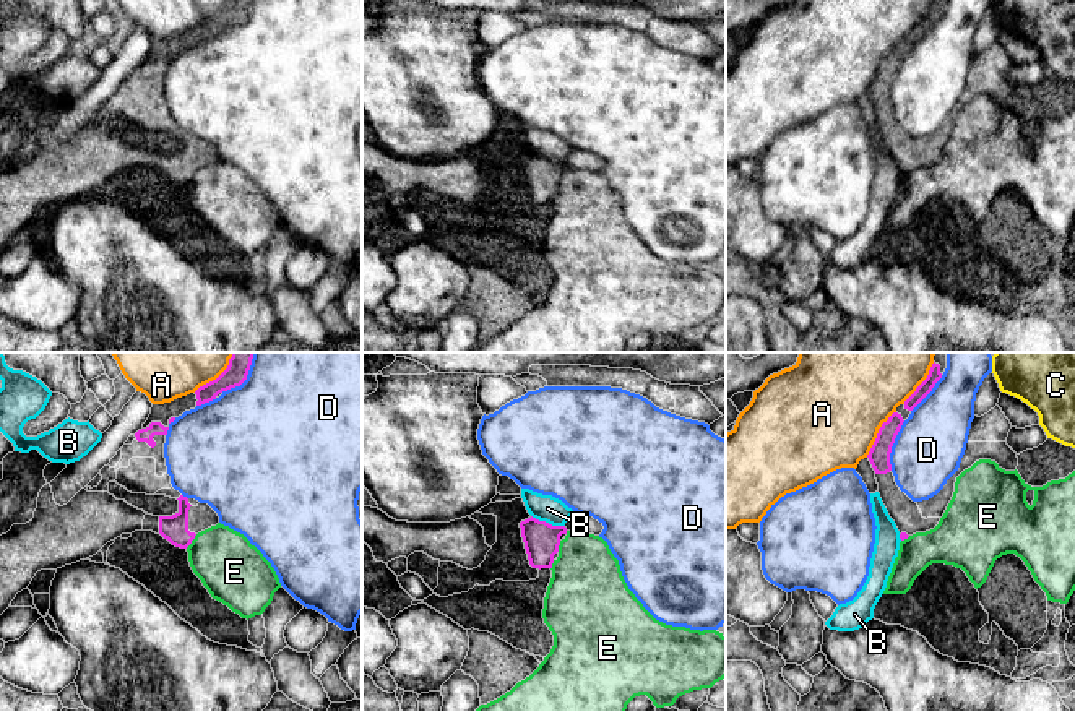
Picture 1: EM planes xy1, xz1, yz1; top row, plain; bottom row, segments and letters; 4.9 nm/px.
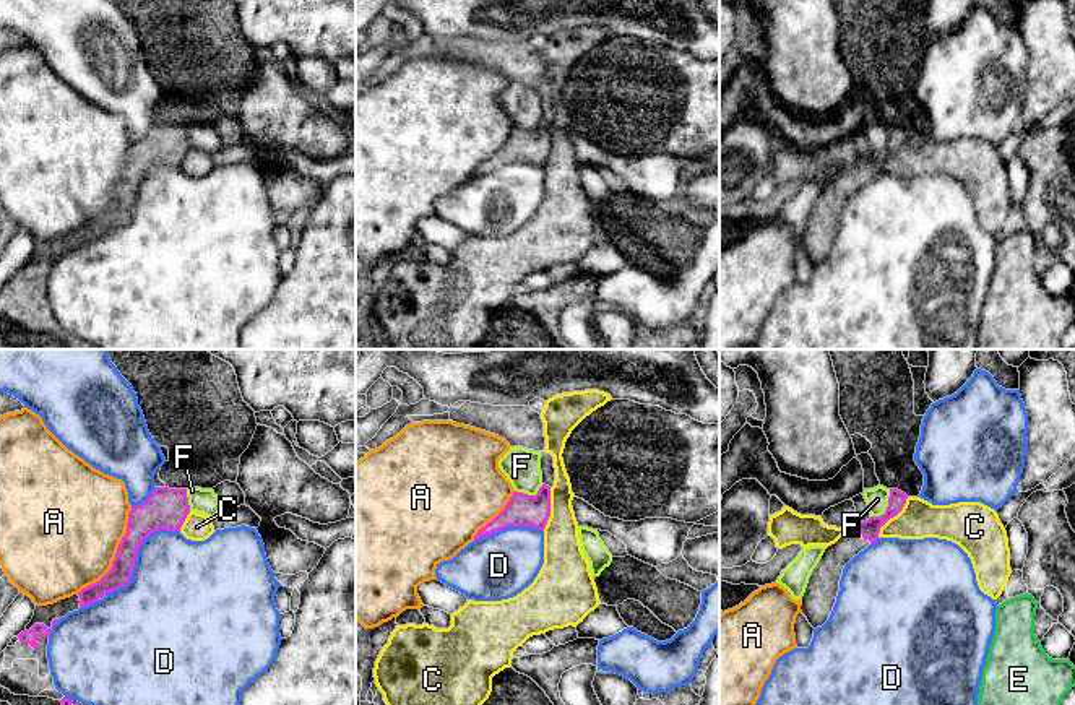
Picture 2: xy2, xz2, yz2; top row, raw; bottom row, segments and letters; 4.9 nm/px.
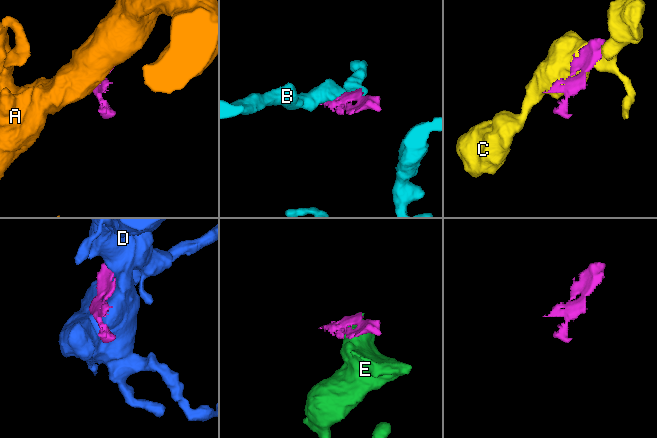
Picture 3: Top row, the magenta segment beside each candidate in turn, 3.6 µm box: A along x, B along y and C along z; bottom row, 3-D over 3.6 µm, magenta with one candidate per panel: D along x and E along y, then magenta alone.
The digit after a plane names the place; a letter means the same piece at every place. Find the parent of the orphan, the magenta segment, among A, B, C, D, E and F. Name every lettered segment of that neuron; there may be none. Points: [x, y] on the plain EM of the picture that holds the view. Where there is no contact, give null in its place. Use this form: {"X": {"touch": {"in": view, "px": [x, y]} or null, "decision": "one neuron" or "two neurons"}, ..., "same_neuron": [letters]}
{"A": {"touch": {"in": "xy2", "px": [116, 190]}, "decision": "two neurons"}, "B": {"touch": {"in": "xz1", "px": [548, 159]}, "decision": "two neurons"}, "C": {"touch": {"in": "xz2", "px": [549, 145]}, "decision": "two neurons"}, "D": {"touch": {"in": "xy2", "px": [135, 192]}, "decision": "two neurons"}, "E": {"touch": {"in": "xy1", "px": [192, 176]}, "decision": "two neurons"}, "F": {"touch": {"in": "yz2", "px": [887, 143]}, "decision": "two neurons"}, "same_neuron": []}

